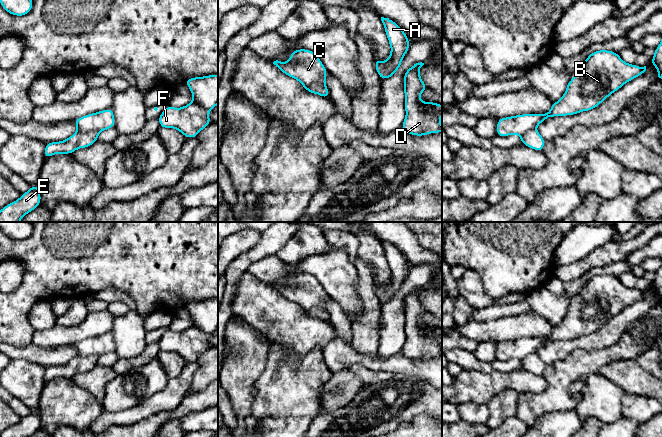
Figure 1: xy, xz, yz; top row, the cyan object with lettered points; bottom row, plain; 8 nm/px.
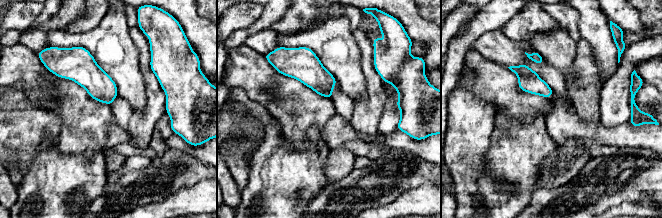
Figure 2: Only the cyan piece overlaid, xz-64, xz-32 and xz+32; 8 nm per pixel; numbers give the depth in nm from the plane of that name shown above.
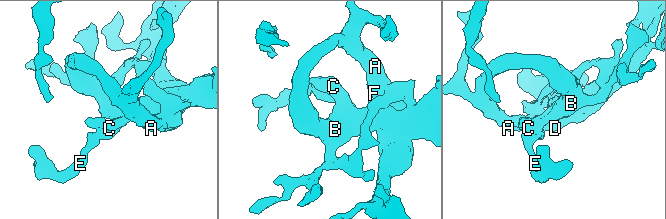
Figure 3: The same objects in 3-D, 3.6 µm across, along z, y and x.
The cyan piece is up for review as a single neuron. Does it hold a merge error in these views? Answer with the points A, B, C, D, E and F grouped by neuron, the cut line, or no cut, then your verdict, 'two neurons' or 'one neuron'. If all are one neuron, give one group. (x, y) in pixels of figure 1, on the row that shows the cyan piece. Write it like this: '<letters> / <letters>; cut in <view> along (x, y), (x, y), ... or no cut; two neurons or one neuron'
A B C D F / E; cut in xz along (303, 84), (323, 85), (325, 87); two neurons

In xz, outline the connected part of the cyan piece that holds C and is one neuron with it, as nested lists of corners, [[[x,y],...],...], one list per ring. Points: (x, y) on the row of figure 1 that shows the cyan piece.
[[[297,49],[290,54],[287,62],[274,61],[273,64],[287,76],[302,85],[322,85],[326,87],[327,69],[317,55],[308,49]]]

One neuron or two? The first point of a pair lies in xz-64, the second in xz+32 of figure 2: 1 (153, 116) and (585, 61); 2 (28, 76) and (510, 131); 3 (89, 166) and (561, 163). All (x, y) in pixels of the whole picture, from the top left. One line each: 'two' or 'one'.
1: one
2: two
3: two

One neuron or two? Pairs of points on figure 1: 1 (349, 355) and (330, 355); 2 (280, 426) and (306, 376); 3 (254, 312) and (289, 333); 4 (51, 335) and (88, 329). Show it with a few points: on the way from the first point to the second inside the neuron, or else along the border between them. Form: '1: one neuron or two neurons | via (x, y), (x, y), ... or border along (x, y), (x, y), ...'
1: one neuron | via (344, 355), (335, 355)
2: one neuron | via (281, 414), (288, 394), (294, 388)
3: one neuron | via (263, 308), (282, 324)
4: one neuron | via (60, 335), (72, 335), (79, 332)

